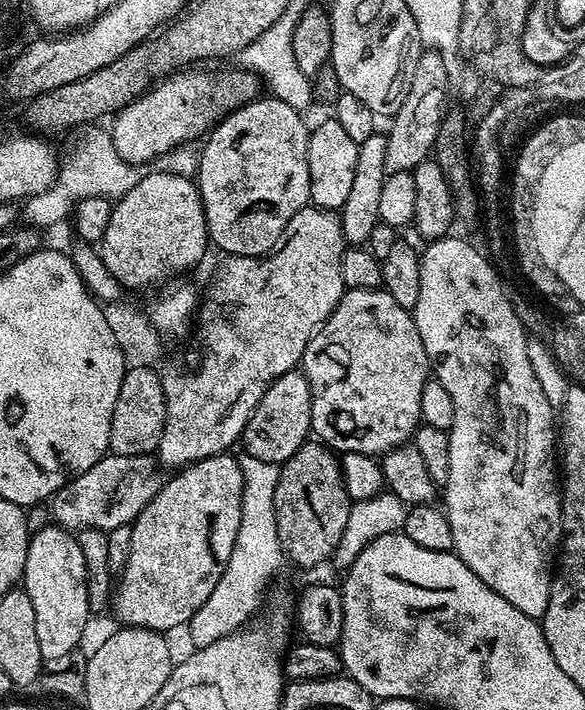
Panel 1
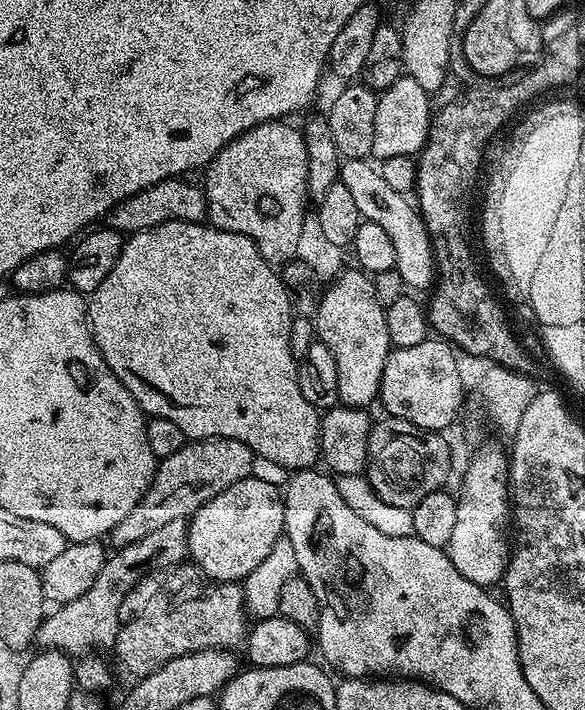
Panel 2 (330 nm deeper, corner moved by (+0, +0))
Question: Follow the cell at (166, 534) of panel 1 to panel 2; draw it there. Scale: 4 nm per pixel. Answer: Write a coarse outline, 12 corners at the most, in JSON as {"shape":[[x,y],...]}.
{"shape":[[256,474],[188,520],[188,556],[243,582],[284,536],[281,489]]}

